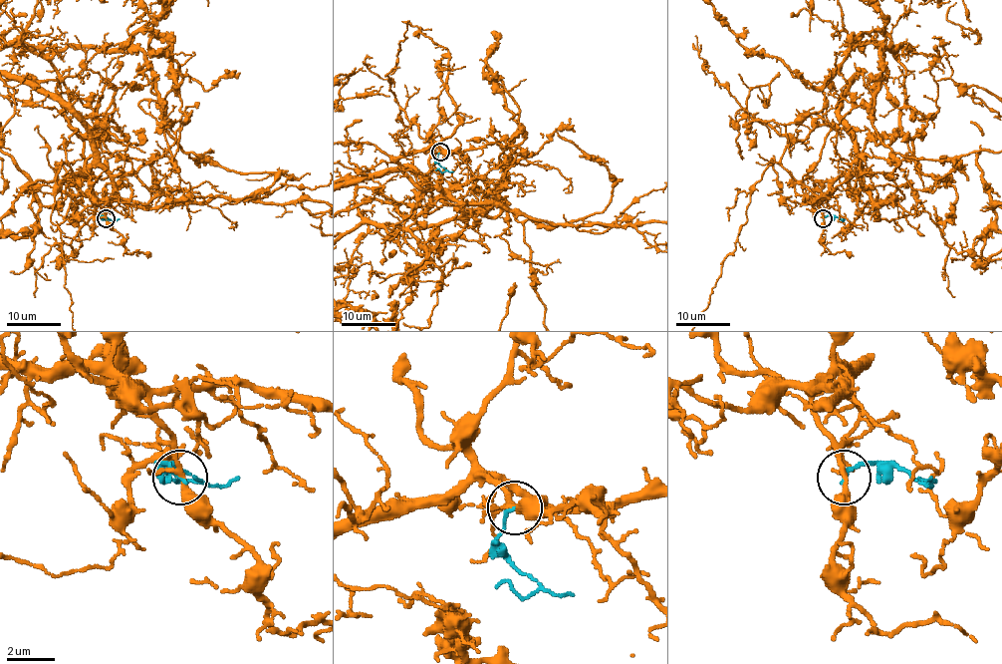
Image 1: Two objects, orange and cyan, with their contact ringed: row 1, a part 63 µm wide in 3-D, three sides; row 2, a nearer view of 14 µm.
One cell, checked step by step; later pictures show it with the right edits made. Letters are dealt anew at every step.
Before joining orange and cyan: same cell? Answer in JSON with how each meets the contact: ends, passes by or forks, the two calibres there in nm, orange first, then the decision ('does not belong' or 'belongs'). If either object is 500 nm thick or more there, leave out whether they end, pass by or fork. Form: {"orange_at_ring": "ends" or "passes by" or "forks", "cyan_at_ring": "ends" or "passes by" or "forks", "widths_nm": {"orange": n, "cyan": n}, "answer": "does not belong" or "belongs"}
{"orange_at_ring": "forks", "cyan_at_ring": "ends", "widths_nm": {"orange": 200, "cyan": 140}, "answer": "does not belong"}

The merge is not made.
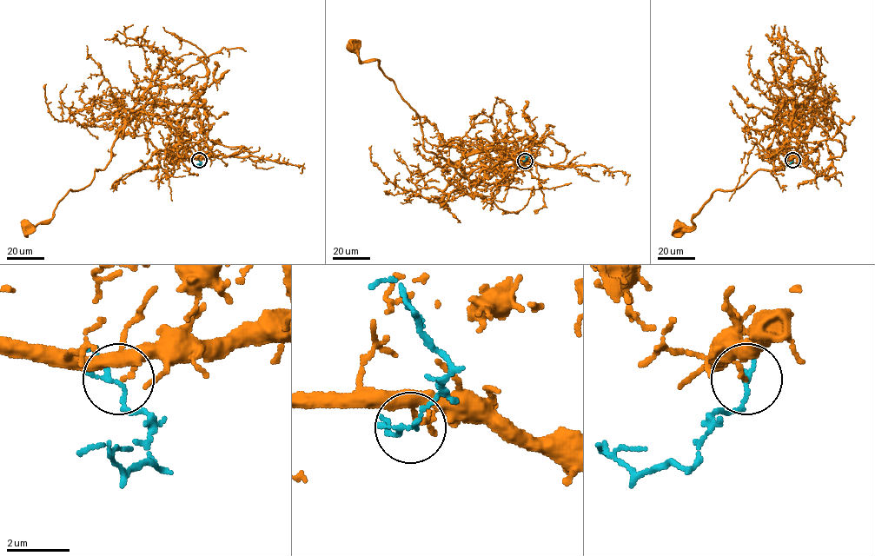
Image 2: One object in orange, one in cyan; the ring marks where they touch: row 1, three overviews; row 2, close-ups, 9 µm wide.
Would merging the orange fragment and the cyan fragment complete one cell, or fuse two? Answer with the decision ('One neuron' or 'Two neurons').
Two neurons

